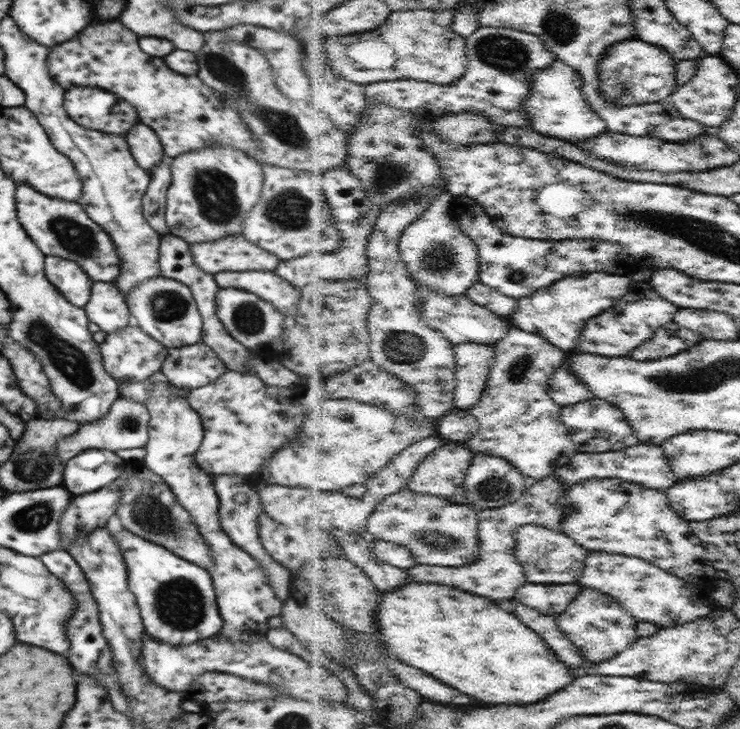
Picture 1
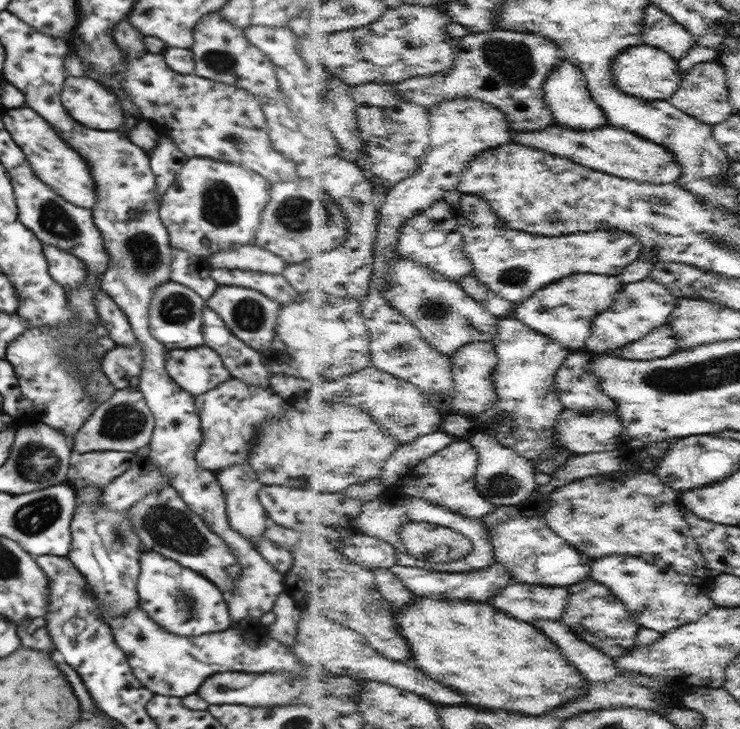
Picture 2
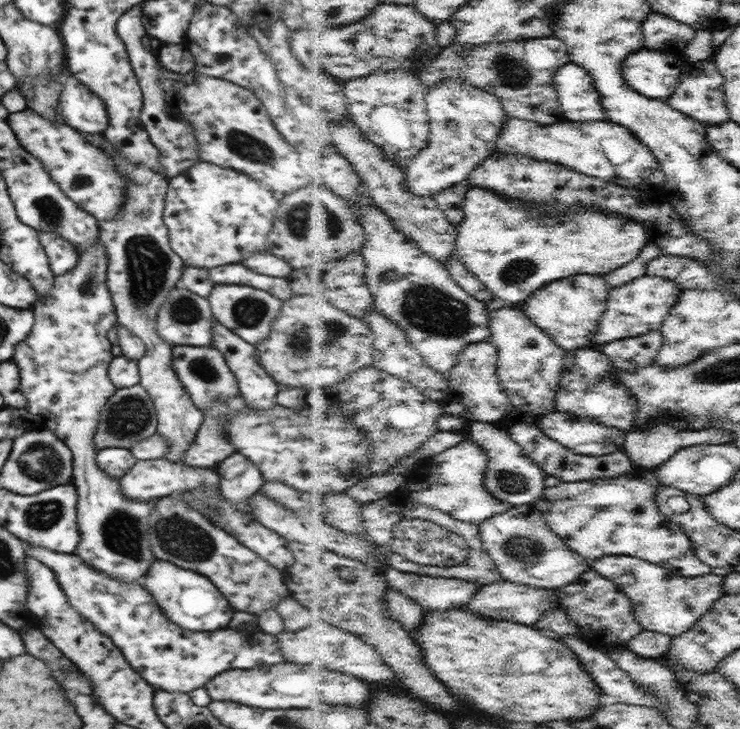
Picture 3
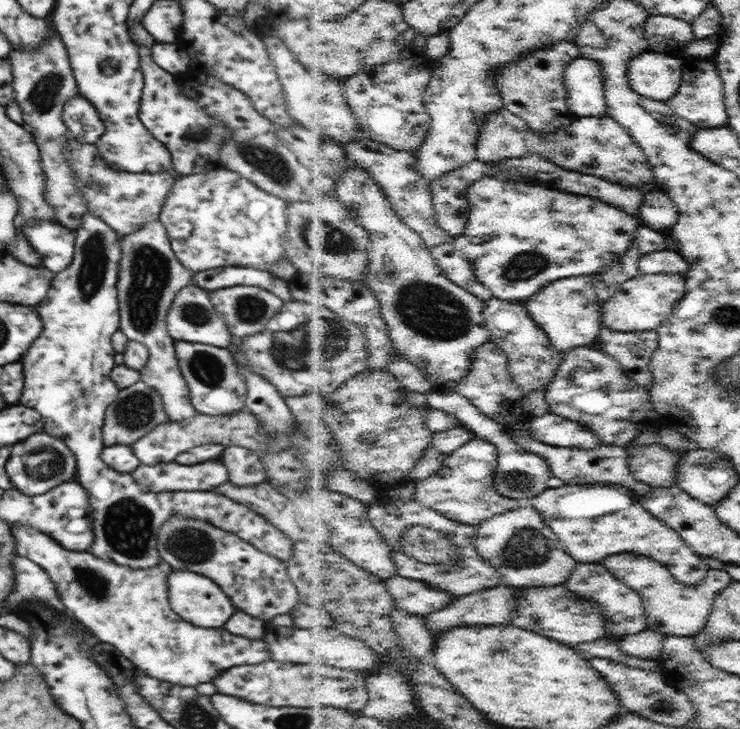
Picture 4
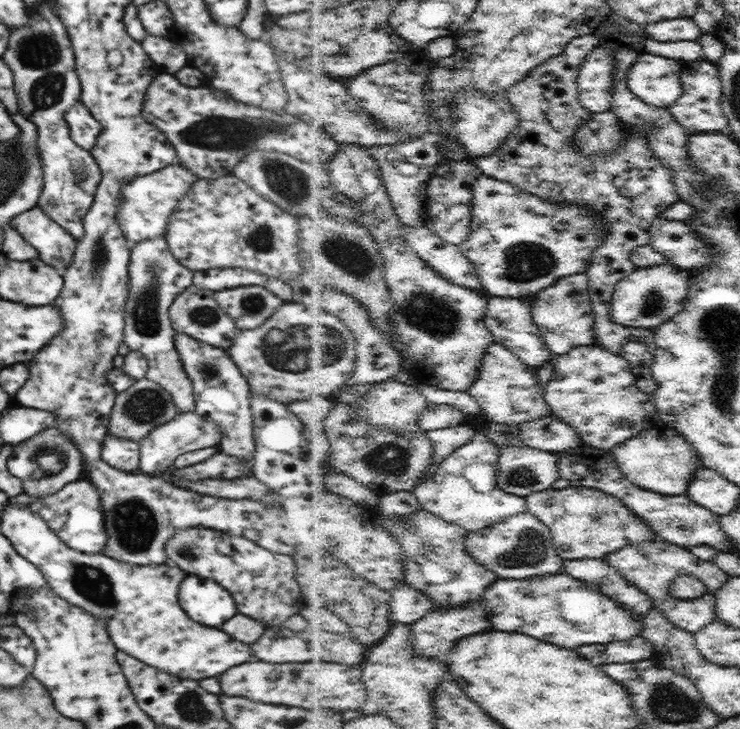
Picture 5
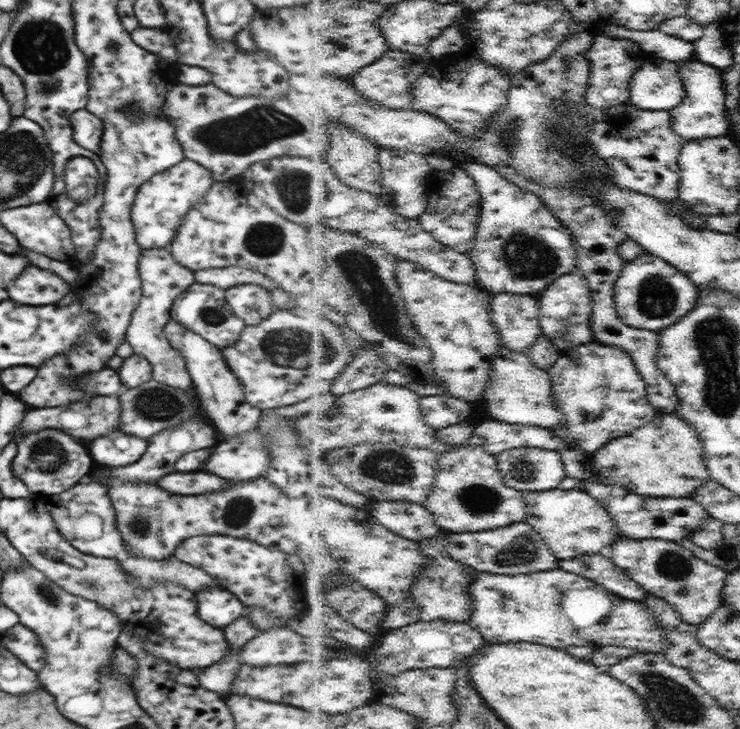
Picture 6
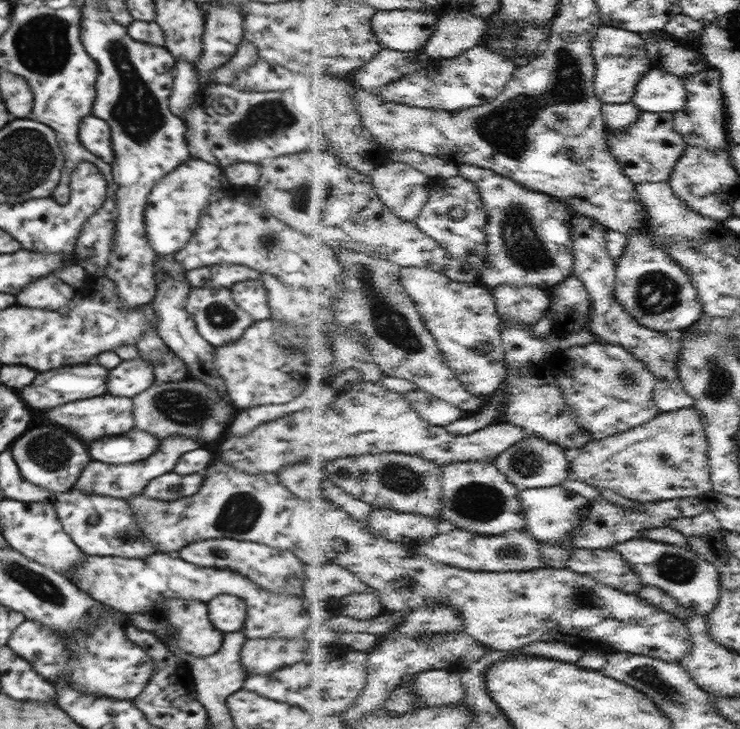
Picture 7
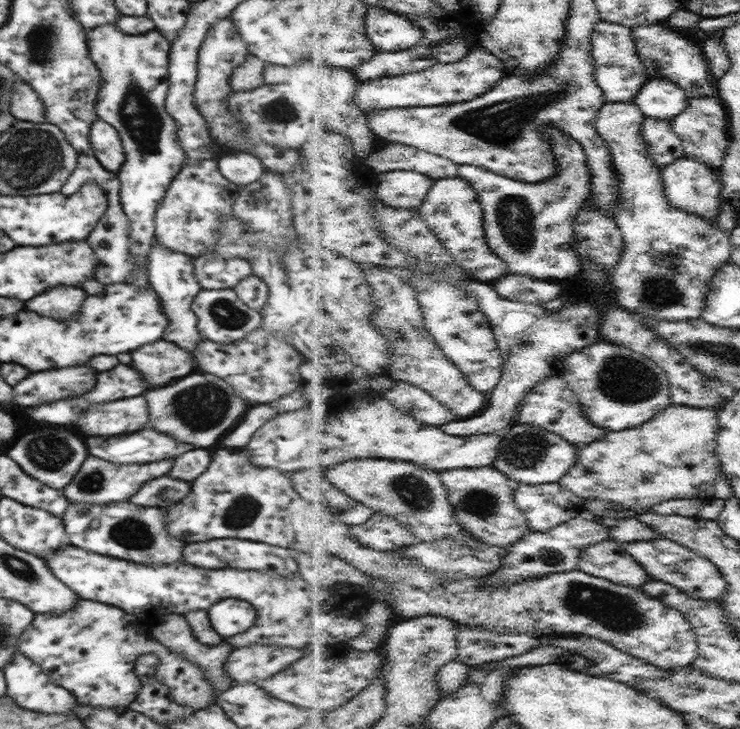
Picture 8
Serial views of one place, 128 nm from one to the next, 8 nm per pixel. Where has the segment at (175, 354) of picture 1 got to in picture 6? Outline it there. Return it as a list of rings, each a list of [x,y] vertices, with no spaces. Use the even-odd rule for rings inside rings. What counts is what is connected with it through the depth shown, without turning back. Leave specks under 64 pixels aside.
[[[172,318],[164,325],[164,334],[172,348],[178,350],[184,357],[202,412],[212,420],[211,424],[220,430],[224,440],[256,429],[261,420],[261,410],[244,400],[242,382],[228,368],[221,349],[204,340],[199,334],[186,329],[184,325]]]

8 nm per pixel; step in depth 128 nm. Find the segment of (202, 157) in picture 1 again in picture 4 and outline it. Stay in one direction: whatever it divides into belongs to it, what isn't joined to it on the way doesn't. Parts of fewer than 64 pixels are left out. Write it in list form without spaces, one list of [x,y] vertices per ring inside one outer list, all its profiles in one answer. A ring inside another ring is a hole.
[[[224,168],[200,175],[180,176],[170,188],[159,220],[167,230],[176,258],[193,274],[222,267],[248,267],[270,273],[274,264],[287,260],[286,249],[282,247],[282,238],[288,226],[287,206],[284,200]]]

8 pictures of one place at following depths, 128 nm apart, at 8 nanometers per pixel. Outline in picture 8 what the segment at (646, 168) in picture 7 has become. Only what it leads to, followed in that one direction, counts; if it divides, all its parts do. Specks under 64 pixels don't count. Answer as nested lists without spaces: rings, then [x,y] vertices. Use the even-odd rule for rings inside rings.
[[[647,116],[644,134],[649,142],[651,154],[661,168],[666,168],[685,157],[685,145],[678,132],[674,130],[673,120]]]

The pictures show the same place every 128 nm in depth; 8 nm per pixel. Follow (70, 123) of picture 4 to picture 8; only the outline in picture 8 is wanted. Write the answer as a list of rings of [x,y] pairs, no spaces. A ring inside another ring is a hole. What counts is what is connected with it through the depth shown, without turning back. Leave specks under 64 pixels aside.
[[[98,118],[90,126],[89,141],[100,165],[109,172],[118,173],[126,160],[118,131]]]

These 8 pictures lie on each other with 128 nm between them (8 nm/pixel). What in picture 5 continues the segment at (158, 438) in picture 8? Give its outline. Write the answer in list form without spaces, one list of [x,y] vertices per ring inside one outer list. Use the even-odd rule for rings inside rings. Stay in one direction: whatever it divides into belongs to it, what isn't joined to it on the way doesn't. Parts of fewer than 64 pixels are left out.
[[[110,432],[106,433],[101,452],[101,459],[106,464],[127,473],[137,472],[139,458],[139,441],[116,437]]]

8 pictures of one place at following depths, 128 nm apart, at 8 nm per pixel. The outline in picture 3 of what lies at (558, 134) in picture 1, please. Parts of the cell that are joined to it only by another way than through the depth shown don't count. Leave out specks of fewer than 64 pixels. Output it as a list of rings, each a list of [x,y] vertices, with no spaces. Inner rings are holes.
[[[568,63],[557,72],[556,84],[566,120],[586,122],[606,120],[606,107],[594,75],[586,67]]]

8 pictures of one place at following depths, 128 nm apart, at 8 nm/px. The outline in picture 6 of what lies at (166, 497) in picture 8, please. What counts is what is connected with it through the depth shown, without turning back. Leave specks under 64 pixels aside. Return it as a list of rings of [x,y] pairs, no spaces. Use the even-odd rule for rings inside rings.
[[[202,470],[202,472],[196,472],[196,474],[192,474],[192,472],[168,474],[168,476],[162,476],[156,484],[170,494],[192,496],[192,494],[220,491],[220,488],[224,488],[224,486],[230,487],[232,480],[222,480],[219,476]]]

